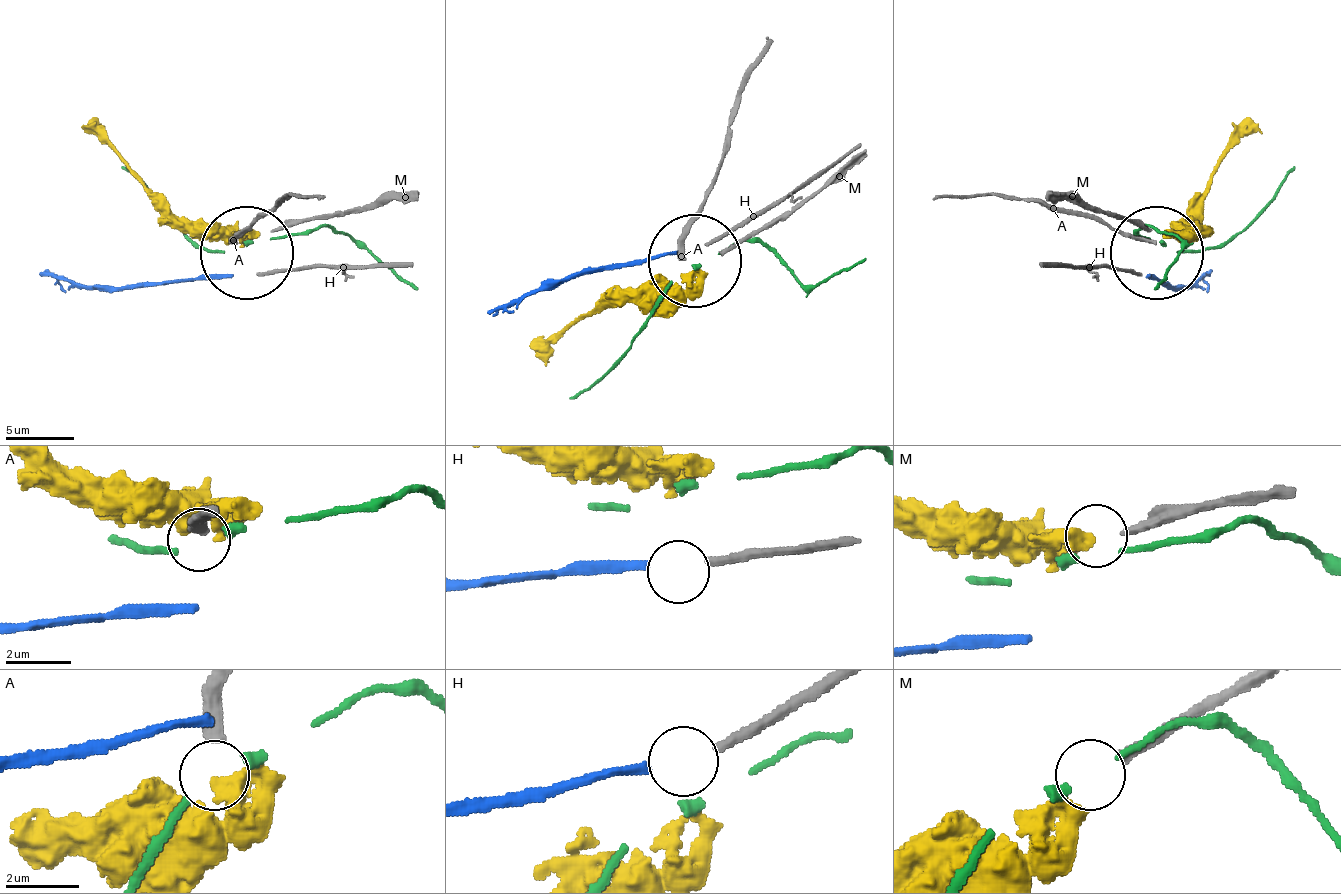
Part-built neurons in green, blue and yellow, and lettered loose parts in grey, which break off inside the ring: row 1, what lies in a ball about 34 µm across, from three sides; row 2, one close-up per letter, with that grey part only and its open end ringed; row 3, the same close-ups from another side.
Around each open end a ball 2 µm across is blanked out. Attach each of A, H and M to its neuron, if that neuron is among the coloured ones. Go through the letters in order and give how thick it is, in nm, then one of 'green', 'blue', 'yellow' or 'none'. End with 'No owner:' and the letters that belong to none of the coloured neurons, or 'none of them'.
A: calibre 360 nm; none
H: calibre 240 nm; blue
M: calibre 240 nm; yellow
No owner: A

